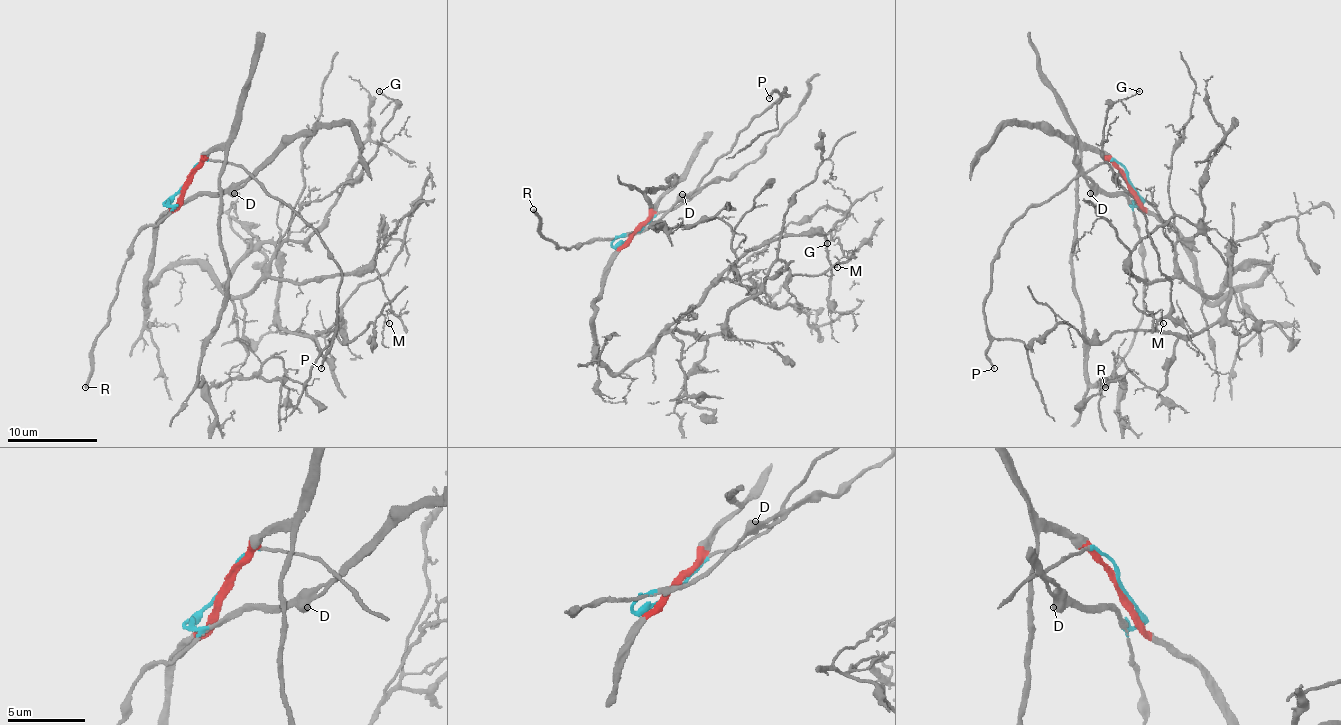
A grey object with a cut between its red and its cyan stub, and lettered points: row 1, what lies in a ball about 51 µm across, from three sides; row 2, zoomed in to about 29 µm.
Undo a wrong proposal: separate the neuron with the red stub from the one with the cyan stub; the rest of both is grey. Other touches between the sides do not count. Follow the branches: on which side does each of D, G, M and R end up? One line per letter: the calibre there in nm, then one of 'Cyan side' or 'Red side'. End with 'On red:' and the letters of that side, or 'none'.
D: Thickness 480 nm. Cyan side
G: Thickness 110 nm. Red side
M: Thickness 100 nm. Red side
R: Thickness 240 nm. Cyan side
On red: G, M

